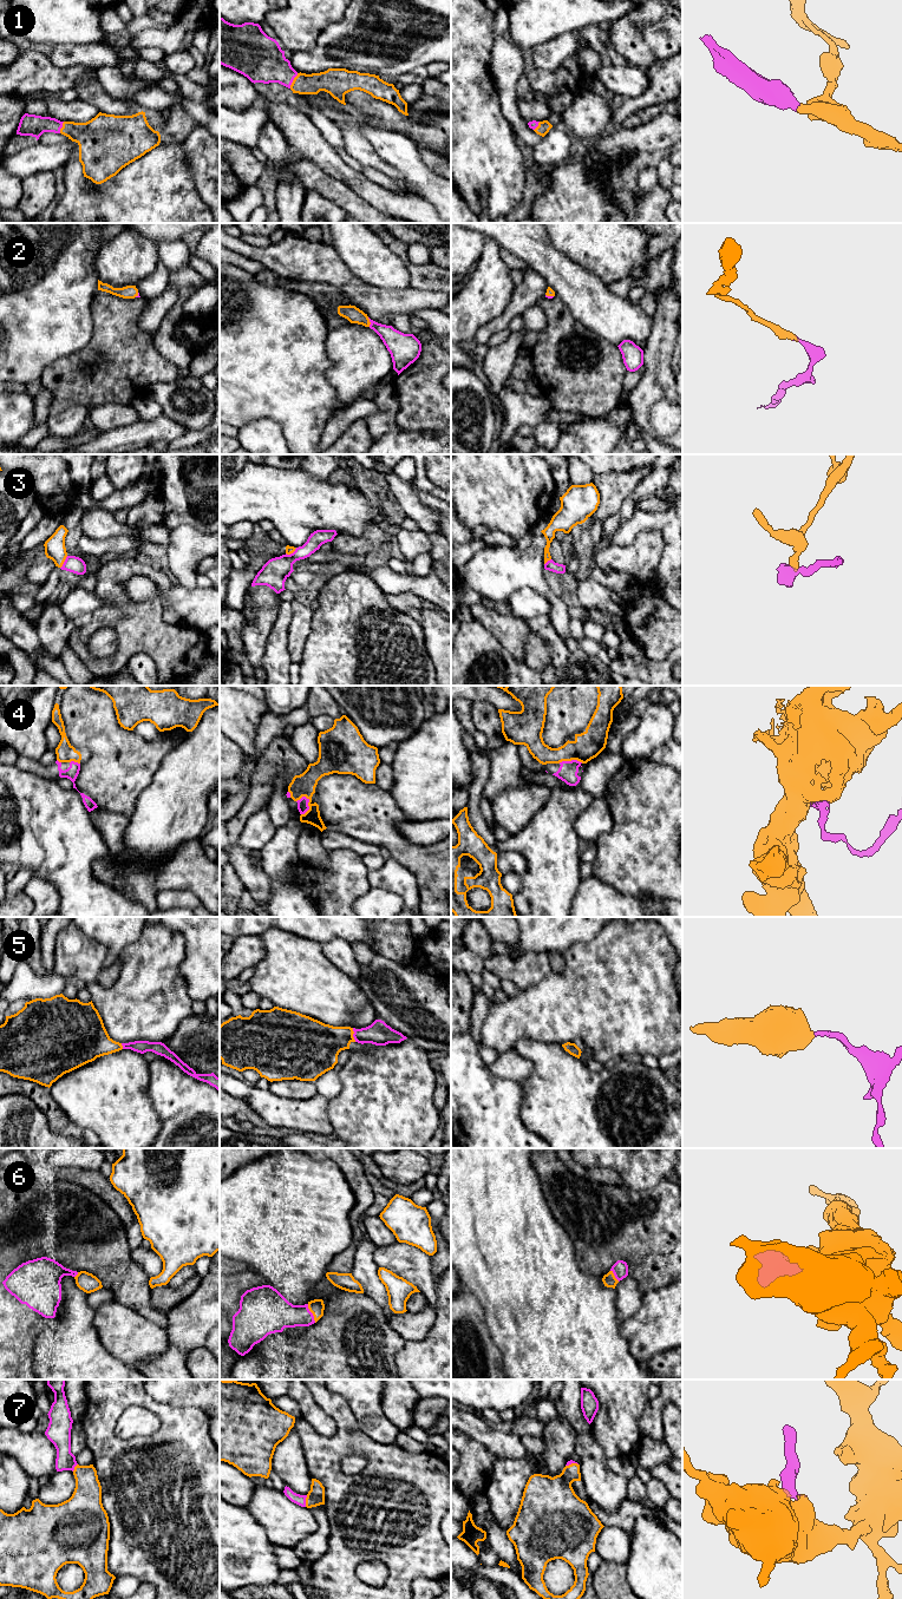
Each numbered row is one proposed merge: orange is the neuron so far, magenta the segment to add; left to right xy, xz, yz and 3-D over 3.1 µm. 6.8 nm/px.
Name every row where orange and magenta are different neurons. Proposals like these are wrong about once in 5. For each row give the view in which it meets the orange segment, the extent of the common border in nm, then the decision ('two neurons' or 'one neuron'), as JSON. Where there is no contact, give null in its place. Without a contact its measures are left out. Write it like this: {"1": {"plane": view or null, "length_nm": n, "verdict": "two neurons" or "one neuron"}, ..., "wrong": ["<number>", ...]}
{"1": {"plane": "xz", "length_nm": 120, "verdict": "one neuron"}, "2": {"plane": "xz", "length_nm": 70, "verdict": "one neuron"}, "3": {"plane": "xy", "length_nm": 100, "verdict": "two neurons"}, "4": {"plane": "xz", "length_nm": 140, "verdict": "two neurons"}, "5": {"plane": "xz", "length_nm": 100, "verdict": "one neuron"}, "6": {"plane": "xz", "length_nm": 140, "verdict": "one neuron"}, "7": {"plane": "xz", "length_nm": 80, "verdict": "one neuron"}, "wrong": ["3", "4"]}

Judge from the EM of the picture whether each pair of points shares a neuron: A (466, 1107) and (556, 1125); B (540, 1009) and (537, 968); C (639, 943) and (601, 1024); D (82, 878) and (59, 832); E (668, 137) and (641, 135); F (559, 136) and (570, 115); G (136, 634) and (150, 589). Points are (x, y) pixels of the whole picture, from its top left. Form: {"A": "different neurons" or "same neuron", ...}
{"A": "different neurons", "B": "different neurons", "C": "same neuron", "D": "same neuron", "E": "same neuron", "F": "different neurons", "G": "different neurons"}

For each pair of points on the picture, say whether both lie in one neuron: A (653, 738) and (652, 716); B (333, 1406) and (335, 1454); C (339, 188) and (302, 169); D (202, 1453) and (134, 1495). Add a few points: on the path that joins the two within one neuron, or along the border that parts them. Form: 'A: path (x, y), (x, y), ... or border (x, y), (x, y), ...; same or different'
A: path (653, 733), (653, 721); same
B: path (342, 1417), (342, 1442); same
C: path (329, 188), (312, 176); same
D: path (185, 1469), (169, 1482), (163, 1482), (150, 1489); same

